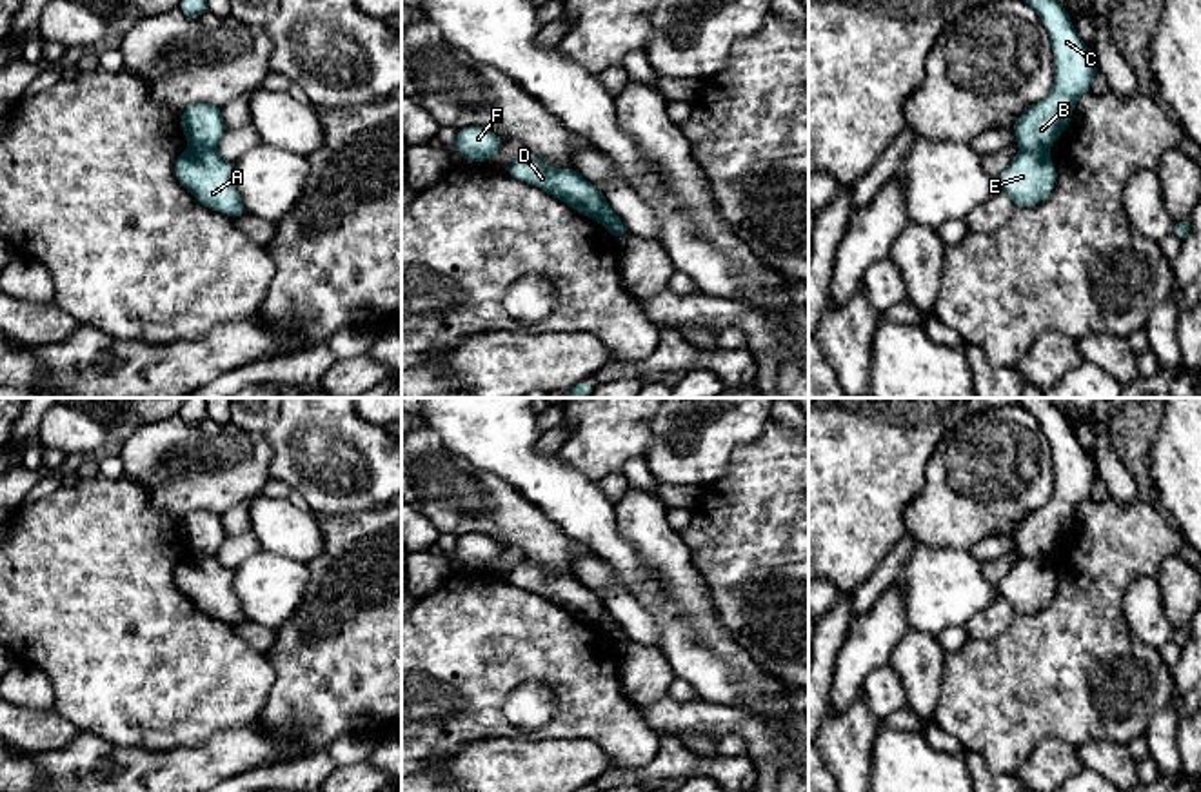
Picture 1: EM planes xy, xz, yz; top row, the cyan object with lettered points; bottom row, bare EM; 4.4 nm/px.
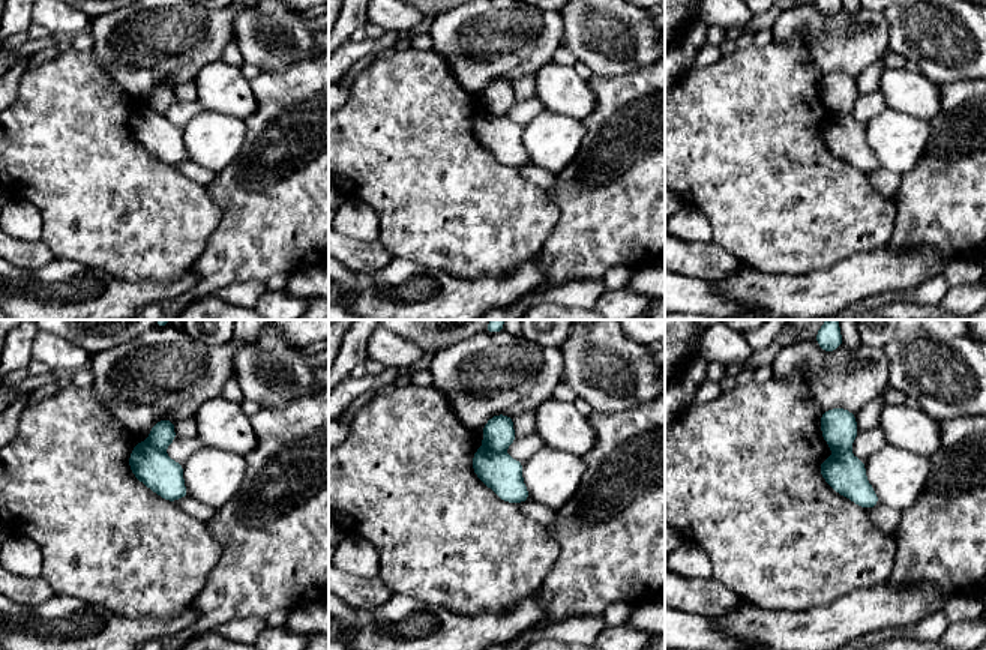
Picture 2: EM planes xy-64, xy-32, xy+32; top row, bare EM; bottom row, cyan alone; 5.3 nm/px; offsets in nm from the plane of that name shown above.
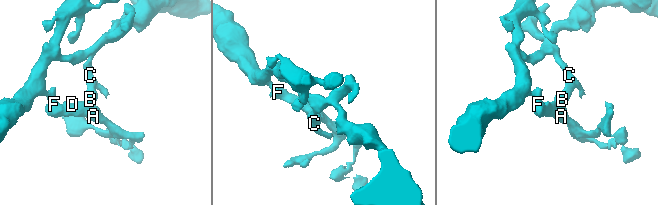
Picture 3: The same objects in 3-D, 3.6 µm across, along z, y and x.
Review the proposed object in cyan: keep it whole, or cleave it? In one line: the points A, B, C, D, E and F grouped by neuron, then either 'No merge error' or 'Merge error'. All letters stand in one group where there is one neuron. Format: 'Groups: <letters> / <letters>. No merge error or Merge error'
Groups: A D E F / B C. Merge error

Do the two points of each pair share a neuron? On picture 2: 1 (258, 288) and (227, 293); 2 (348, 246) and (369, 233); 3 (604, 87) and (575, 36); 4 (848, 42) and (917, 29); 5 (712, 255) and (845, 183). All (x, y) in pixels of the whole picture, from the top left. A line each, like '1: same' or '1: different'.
1: same
2: different
3: different
4: different
5: different

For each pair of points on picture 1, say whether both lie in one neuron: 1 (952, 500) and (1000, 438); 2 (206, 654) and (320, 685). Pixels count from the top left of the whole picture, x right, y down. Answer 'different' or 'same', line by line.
1: same
2: different

